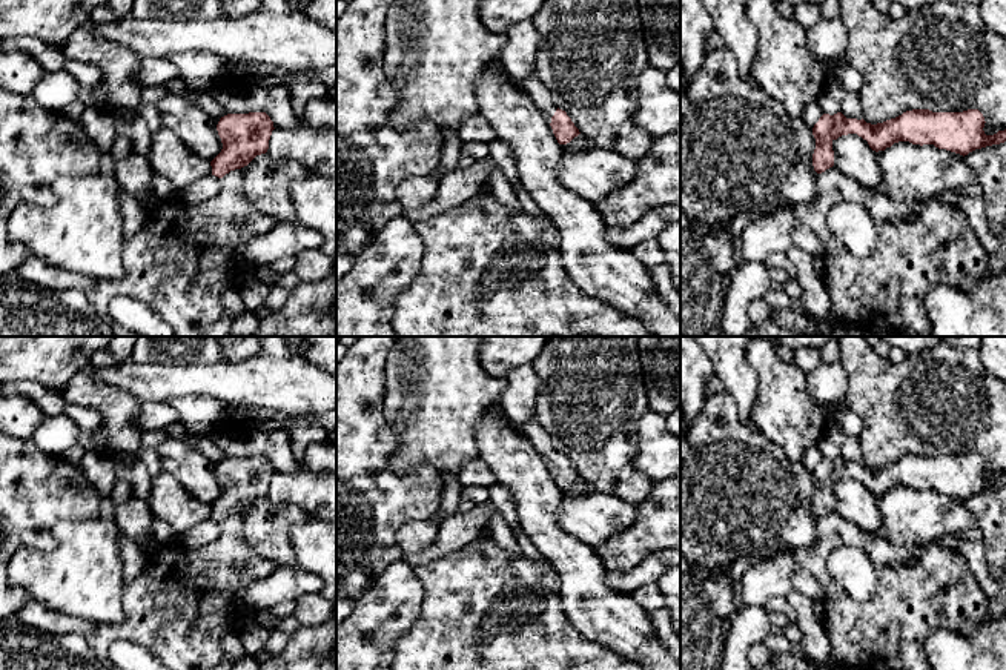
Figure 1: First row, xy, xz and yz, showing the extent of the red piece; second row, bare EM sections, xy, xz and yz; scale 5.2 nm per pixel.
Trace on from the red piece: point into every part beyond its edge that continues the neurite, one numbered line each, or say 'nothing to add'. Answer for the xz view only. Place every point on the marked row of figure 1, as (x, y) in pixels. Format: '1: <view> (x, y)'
1: xz (532, 86)

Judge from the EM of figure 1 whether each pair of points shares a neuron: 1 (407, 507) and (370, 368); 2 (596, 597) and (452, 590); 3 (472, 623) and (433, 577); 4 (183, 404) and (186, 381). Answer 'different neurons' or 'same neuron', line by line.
1: same neuron
2: different neurons
3: same neuron
4: different neurons

